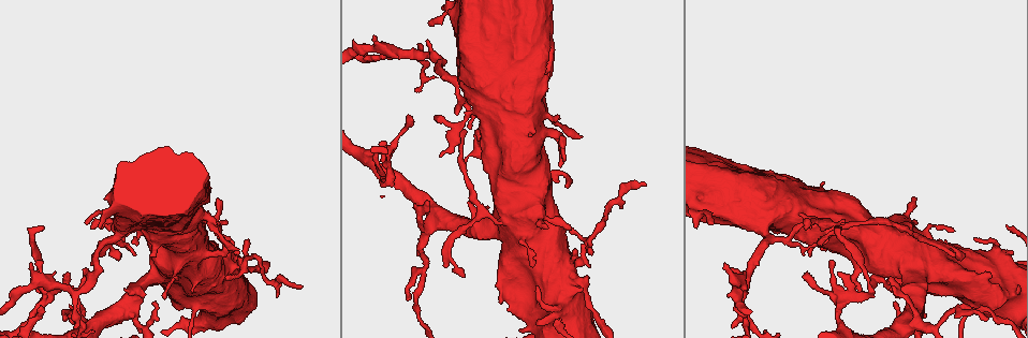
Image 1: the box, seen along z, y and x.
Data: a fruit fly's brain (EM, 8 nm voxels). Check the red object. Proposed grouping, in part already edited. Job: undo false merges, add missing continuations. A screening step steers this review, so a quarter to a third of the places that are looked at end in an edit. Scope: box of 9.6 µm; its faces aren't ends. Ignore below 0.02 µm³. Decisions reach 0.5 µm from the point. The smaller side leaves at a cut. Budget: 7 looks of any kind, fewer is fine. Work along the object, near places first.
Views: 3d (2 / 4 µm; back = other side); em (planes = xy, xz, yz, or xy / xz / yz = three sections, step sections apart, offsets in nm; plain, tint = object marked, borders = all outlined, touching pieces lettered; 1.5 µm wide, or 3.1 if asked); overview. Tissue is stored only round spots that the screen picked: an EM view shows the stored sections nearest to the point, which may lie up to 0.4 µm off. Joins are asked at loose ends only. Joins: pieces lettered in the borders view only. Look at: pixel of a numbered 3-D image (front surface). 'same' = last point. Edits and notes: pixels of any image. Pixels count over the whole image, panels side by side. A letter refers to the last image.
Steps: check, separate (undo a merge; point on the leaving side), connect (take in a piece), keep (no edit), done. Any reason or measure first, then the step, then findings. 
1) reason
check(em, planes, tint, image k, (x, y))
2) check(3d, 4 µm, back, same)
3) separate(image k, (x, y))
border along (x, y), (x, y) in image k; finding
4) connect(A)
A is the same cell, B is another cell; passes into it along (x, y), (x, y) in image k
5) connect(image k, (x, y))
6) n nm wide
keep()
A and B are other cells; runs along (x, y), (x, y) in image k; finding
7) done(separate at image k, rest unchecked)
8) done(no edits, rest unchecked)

tapers out
check(em, xy, step 8, borders, image 1, (953, 230))

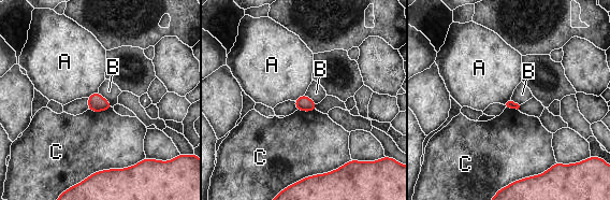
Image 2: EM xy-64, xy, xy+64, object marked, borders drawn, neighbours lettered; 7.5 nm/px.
keep()
A, B and C are other cells; border along (98, 90), (87, 97) in image 2; no lettered piece goes on from it

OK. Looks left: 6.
free end
check(em, planes, borders, image 1, (225, 280))

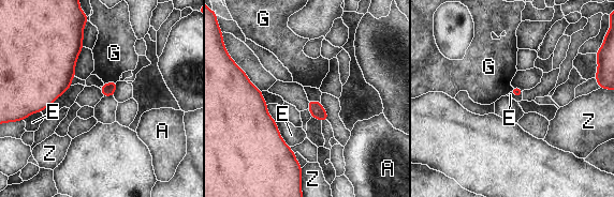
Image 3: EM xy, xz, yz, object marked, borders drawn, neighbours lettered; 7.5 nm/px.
keep()
A, E, G and Z are other cells; border along (276, 121), (276, 127), (289, 147) in image 3; no lettered piece goes on from it

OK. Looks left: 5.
check(3d, 2 µm, image 1, (844, 274))

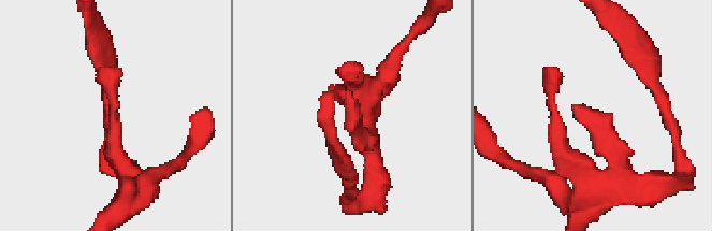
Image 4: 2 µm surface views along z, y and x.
check(em, planes, borders, image 4, (356, 110))

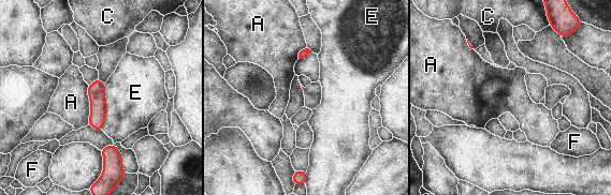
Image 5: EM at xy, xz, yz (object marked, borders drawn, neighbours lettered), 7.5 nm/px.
keep()
A, C, E and F are other cells; border along (105, 83), (106, 117), (101, 130) in image 5; none of them fits

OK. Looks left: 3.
done(no edits, rest unchecked)

